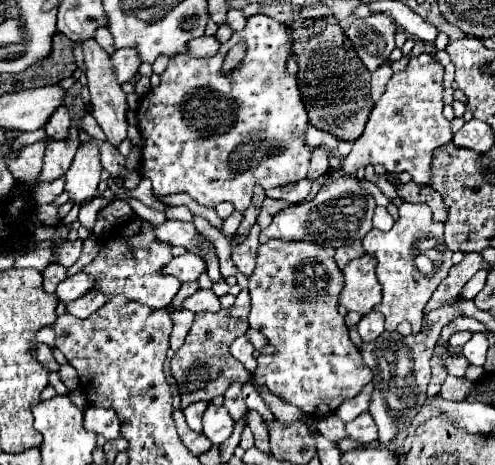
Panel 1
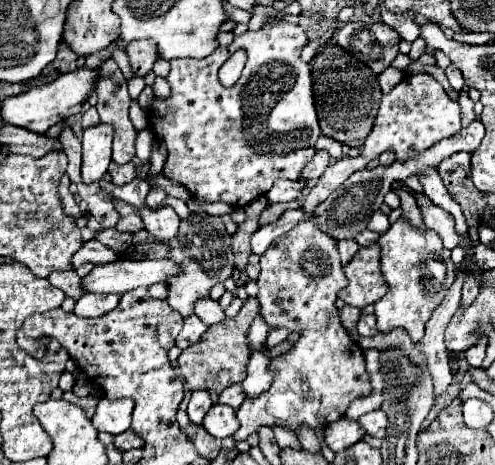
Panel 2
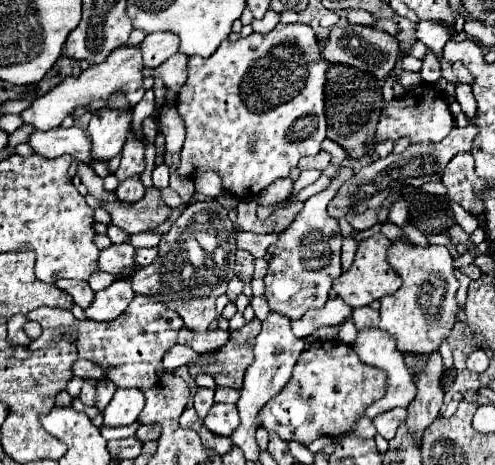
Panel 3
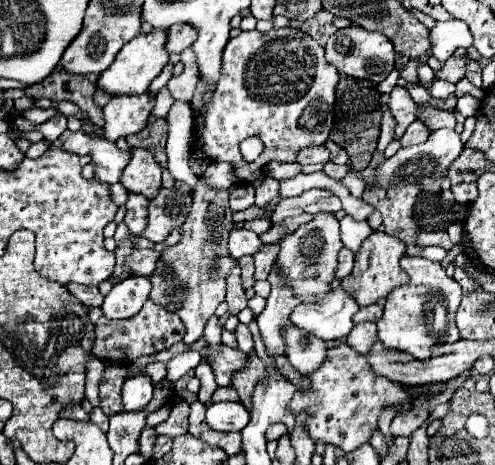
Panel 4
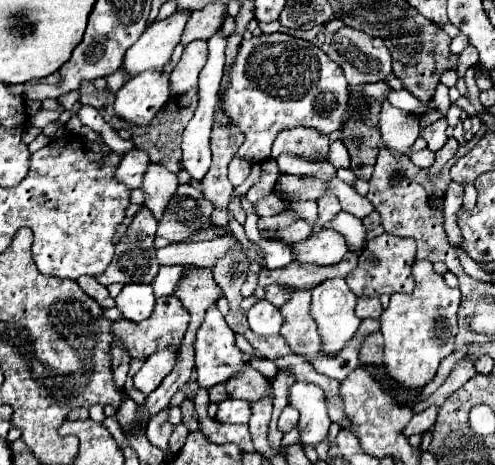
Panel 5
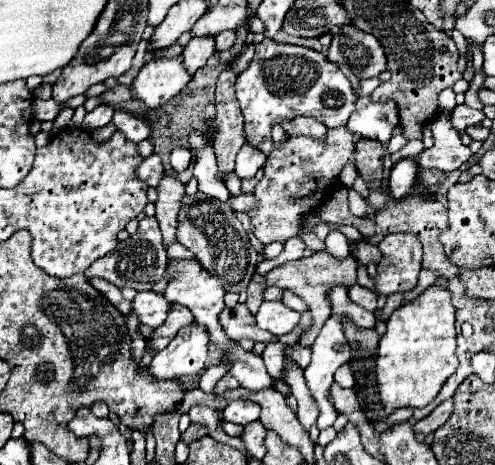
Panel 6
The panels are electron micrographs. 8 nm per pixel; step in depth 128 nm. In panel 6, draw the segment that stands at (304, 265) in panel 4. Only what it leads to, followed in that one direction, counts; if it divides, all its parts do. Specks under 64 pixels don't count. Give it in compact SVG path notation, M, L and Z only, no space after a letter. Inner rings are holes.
M330 230L330 234L328 234L328 238L326 238L326 252L328 254L332 254L332 256L336 256L336 258L346 258L348 256L348 252L350 252L350 248L348 248L348 238L340 232L340 230Z

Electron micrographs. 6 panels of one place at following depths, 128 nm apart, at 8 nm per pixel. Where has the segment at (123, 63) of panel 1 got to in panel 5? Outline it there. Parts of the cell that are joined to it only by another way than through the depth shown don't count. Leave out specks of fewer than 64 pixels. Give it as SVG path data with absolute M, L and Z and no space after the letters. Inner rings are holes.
M208 4L200 10L194 10L186 28L184 28L184 34L182 34L182 44L190 44L192 40L208 40L210 36L214 36L224 20L228 16L228 10L224 4Z

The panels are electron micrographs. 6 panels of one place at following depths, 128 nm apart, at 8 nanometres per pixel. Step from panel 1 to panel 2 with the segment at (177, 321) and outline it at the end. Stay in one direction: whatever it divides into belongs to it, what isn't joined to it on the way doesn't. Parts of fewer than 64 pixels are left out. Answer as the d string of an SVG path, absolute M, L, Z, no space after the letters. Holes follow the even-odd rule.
M198 316L186 318L186 320L184 320L184 328L182 328L182 332L178 334L178 338L176 338L176 346L184 350L184 348L188 348L190 344L196 344L206 330L208 330L208 326L202 324L202 322L198 320Z

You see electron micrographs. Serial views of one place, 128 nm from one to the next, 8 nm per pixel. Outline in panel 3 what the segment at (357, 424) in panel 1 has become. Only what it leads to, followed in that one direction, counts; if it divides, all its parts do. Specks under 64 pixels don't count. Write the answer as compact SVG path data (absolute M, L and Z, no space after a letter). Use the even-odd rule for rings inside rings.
M394 408L392 412L384 412L384 416L378 416L374 420L374 426L376 426L378 434L382 434L386 440L392 440L398 426L402 422L406 422L406 418L408 418L408 412L404 408Z

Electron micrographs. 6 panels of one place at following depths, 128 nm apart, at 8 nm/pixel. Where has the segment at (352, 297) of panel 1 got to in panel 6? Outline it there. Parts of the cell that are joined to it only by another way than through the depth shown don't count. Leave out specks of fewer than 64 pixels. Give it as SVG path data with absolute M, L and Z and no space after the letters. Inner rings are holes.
M388 234L378 244L382 262L374 278L378 294L408 292L418 284L422 270L422 244L416 234Z

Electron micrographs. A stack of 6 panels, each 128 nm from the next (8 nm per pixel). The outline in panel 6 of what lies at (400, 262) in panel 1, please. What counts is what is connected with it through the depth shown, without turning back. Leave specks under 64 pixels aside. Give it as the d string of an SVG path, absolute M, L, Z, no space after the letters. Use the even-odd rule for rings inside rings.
M430 286L422 296L394 310L386 326L388 330L380 338L376 362L382 408L386 414L394 414L398 408L424 408L458 368L452 296L446 288Z

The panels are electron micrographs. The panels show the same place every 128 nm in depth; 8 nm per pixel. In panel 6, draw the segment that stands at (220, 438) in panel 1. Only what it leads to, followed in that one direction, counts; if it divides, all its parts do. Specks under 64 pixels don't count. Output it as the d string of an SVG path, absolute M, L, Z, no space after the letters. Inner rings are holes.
M232 400L224 408L224 420L234 424L250 424L260 418L260 406L252 400Z

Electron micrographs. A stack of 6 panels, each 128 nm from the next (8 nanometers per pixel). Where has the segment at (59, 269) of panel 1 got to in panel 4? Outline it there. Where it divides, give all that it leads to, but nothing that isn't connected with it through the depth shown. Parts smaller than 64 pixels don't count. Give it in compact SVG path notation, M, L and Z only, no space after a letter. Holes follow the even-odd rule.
M68 284L68 290L82 302L86 304L88 308L92 306L102 306L104 302L104 296L100 294L98 286L84 286L84 284Z

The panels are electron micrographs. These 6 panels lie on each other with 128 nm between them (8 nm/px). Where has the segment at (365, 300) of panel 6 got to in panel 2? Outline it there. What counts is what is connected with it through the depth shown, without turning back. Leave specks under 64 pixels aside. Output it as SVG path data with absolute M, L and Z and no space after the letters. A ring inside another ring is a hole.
M360 314L356 328L358 328L360 336L374 336L374 334L378 334L376 316L374 314Z

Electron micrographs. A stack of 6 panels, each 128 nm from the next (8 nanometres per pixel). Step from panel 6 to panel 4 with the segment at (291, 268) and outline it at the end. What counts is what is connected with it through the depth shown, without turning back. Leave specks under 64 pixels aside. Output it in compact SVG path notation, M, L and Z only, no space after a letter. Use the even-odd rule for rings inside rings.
M279 243L264 244L261 250L254 254L256 260L256 280L266 280L266 276L270 274L272 262L274 262L279 251ZM342 248L340 250L340 258L338 258L338 268L336 268L334 276L338 280L342 280L344 276L348 276L352 272L352 266L354 266L354 252L348 250L348 248Z

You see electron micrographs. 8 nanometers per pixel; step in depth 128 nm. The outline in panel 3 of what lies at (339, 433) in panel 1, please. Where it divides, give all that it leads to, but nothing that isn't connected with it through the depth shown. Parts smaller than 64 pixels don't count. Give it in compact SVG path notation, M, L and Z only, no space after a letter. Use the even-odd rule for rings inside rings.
M362 416L358 422L356 422L356 426L354 426L354 430L352 430L352 434L348 434L348 436L360 436L360 438L374 438L378 432L376 432L376 428L374 428L374 424L372 424L372 420L368 418L368 416Z

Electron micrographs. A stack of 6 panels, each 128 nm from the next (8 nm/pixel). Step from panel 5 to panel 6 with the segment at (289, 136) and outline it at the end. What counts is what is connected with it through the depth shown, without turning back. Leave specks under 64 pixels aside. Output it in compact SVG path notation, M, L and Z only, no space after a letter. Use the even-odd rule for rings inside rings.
M292 118L292 120L284 120L282 128L286 132L292 132L294 136L312 136L312 138L320 138L320 136L326 136L326 126L312 120L312 118Z

